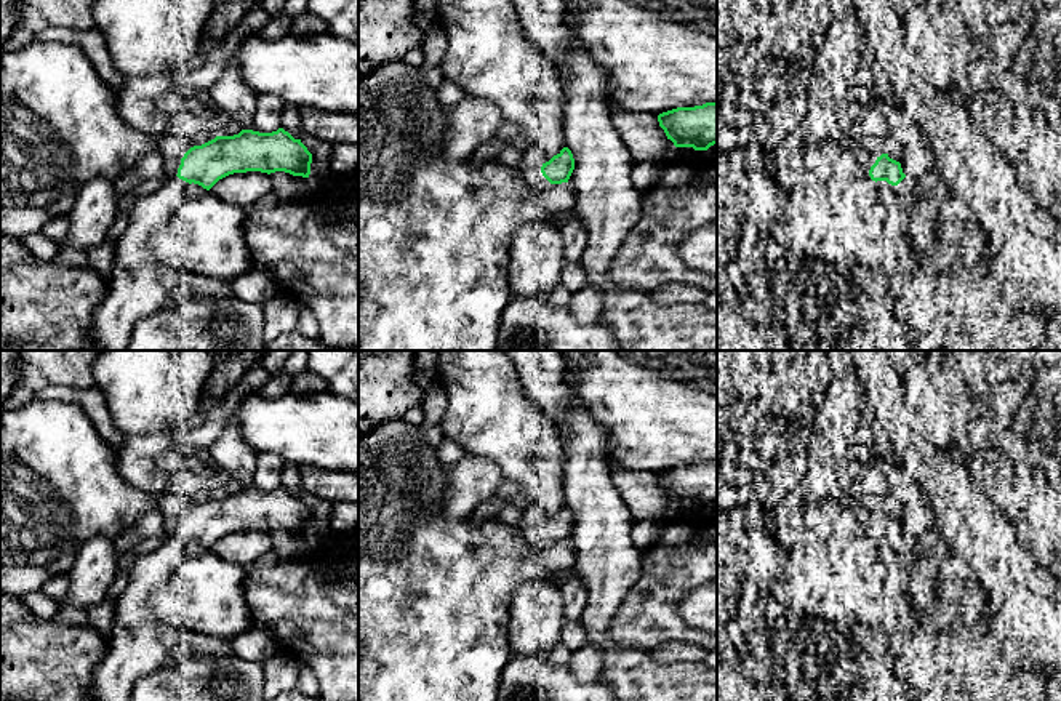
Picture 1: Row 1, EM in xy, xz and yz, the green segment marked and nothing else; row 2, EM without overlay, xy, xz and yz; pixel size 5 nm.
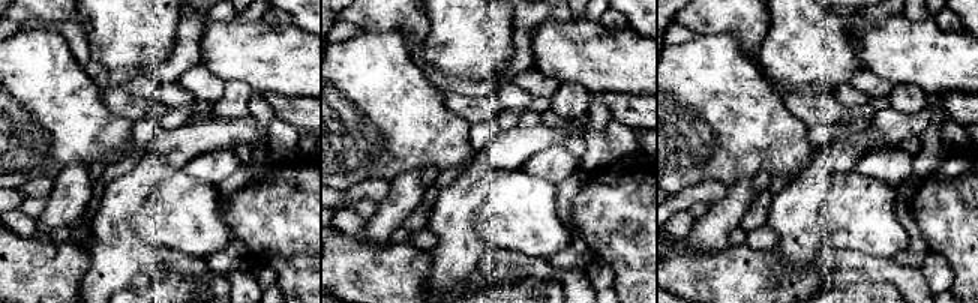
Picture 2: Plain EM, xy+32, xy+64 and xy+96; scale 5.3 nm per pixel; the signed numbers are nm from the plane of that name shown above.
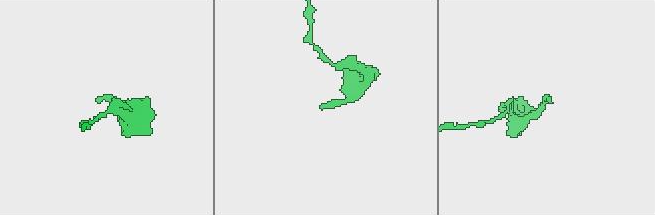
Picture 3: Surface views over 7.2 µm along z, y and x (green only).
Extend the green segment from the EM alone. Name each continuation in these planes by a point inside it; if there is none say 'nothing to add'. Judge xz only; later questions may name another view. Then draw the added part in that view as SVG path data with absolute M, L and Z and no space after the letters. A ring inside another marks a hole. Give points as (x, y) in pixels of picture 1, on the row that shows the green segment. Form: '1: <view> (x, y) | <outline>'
1: xz (530, 164) | M533 144L520 152L520 163L515 166L523 174L526 184L536 192L551 186L541 173L543 163L543 150Z

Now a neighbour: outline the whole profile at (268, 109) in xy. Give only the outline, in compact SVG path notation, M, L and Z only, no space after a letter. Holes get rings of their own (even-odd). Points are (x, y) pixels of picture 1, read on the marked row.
M256 94L254 114L248 130L272 133L280 128L285 102L274 94Z

